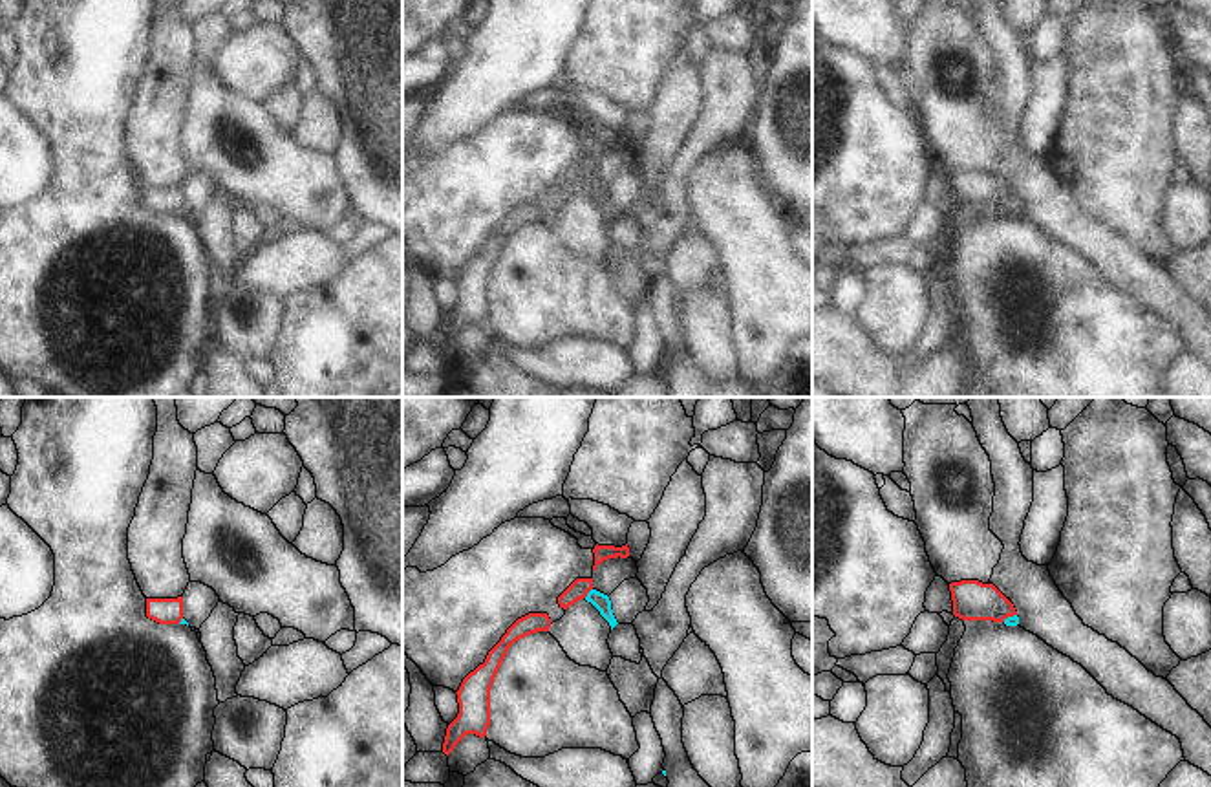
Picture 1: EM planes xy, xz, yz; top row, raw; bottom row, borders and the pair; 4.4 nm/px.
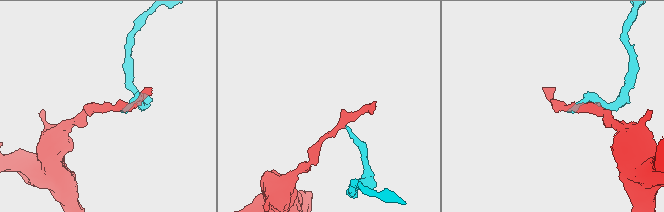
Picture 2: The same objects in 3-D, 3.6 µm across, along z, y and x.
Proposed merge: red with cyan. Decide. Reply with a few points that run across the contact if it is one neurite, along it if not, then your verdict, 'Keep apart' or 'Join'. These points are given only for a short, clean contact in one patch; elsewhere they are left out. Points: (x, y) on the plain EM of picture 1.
Line: xz (578, 180), (588, 182), (600, 191). Join.

